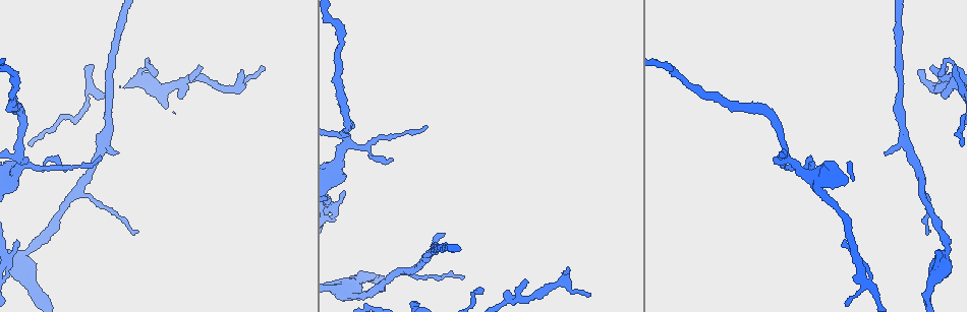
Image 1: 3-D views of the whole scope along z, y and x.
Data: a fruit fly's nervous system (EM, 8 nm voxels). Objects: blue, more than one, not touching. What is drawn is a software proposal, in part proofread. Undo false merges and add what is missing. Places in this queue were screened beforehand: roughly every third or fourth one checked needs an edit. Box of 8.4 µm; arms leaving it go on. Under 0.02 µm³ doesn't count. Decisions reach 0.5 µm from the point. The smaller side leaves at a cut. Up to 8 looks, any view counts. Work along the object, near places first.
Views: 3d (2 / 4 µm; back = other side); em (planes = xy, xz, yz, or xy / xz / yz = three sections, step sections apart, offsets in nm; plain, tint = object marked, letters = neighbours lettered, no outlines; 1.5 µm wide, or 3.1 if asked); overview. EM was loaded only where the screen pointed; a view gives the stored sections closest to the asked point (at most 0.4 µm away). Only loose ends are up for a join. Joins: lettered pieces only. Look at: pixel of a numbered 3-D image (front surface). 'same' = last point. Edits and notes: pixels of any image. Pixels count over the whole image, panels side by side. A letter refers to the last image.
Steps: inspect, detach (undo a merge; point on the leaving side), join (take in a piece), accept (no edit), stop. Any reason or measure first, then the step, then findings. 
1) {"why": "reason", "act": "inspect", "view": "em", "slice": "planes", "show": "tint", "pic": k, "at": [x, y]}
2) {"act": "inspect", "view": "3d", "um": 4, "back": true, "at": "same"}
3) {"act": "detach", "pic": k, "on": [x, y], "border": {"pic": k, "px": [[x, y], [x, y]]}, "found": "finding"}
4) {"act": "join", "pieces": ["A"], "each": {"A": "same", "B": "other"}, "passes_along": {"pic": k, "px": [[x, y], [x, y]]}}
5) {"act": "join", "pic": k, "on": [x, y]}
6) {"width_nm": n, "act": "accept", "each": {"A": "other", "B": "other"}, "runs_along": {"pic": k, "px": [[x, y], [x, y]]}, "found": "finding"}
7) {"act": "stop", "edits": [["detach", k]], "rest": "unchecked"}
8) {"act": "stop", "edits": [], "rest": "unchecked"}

{"why": "branch stops here", "act": "inspect", "view": "em", "slice": "planes", "show": "letters", "pic": 1, "at": [118, 152]}

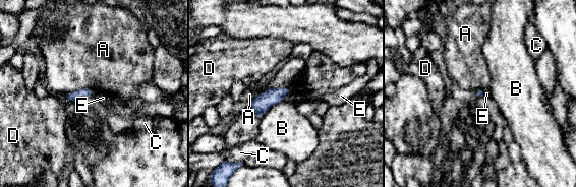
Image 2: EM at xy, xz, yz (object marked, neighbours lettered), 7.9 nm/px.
{"act": "accept", "each": {"A": "other", "B": "other", "C": "other", "D": "other", "E": "other"}, "found": "none of them fits"}

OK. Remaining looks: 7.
{"why": "free end", "act": "inspect", "view": "em", "slice": "yz", "step": 4, "show": "tint", "pic": 1, "at": [392, 158]}

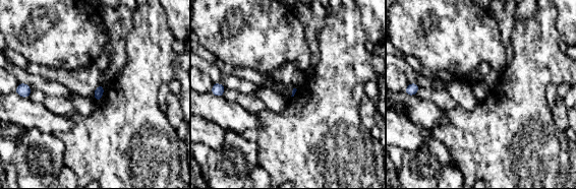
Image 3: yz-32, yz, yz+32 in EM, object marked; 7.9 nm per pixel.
{"why": "another direction", "act": "inspect", "view": "em", "slice": "planes", "show": "letters", "at": "same"}

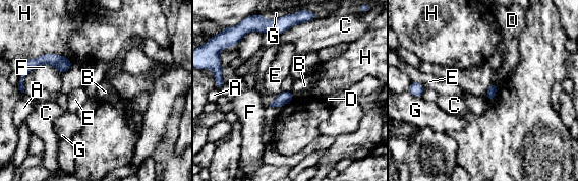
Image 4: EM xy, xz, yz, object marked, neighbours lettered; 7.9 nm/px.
{"width_nm": 70, "act": "accept", "each": {"A": "other", "B": "other", "C": "other", "D": "other", "E": "other", "F": "other", "G": "other", "H": "other"}, "found": "none of them fits"}

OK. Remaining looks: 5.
{"why": "thin end", "act": "inspect", "view": "3d", "um": 4, "pic": 1, "at": [569, 269]}

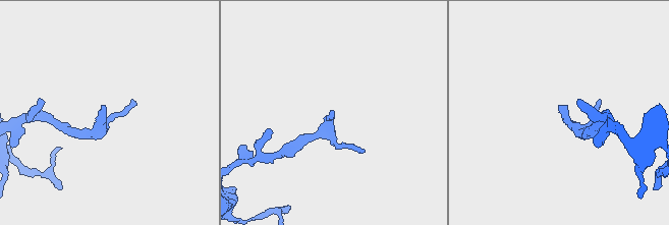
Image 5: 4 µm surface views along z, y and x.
{"why": "shape alone is not enough", "act": "inspect", "view": "em", "slice": "xy", "step": 4, "show": "tint", "pic": 5, "at": [332, 110]}

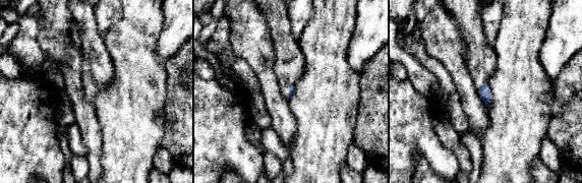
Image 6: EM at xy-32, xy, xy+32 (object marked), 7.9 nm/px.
{"why": "cut it another way", "act": "inspect", "view": "em", "slice": "planes", "show": "letters", "at": "same"}

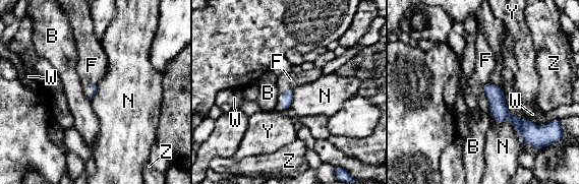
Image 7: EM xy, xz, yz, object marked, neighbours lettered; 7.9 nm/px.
{"longest_contact_nm": ["N", 320], "act": "join", "pieces": ["F"], "each": {"B": "other", "F": "same", "N": "other", "W": "other", "Y": "other", "Z": "other"}, "passes_along": {"pic": 7, "px": [[287, 96], [282, 97], [288, 80]]}, "found": "it goes on there"}

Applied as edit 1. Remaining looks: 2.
{"act": "stop", "edits": [["join", 7]], "rest": "unchecked"}

